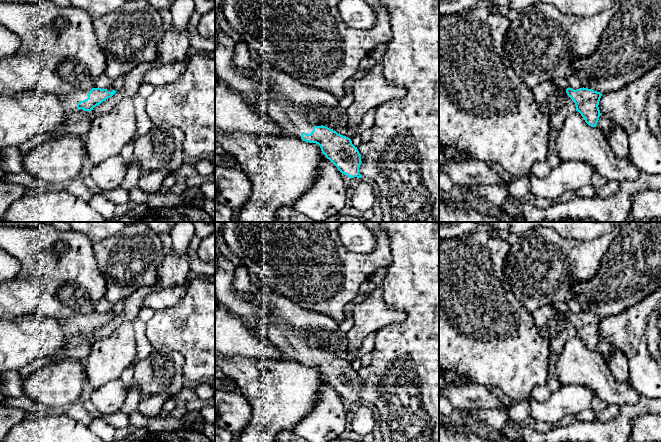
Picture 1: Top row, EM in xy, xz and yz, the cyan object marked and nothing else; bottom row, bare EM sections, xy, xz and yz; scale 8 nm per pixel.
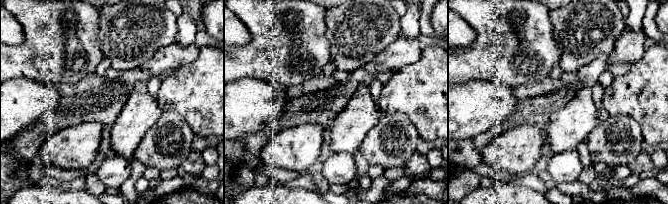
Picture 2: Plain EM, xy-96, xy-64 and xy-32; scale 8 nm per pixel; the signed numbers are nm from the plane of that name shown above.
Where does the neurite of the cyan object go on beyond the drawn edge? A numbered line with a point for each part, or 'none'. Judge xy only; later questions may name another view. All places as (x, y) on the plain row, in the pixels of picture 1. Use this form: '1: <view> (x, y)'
1: xy (69, 325)

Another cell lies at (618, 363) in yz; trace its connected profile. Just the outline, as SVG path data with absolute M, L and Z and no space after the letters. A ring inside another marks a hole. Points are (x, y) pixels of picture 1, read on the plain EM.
M614 348L604 357L616 381L625 383L630 380L629 360L622 351Z

